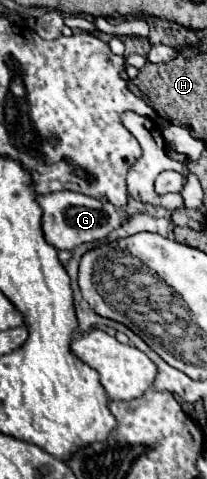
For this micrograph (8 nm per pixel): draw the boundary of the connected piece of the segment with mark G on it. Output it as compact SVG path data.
M59 191L49 195L37 197L39 205L43 207L43 231L45 239L55 245L57 249L69 249L73 251L77 245L103 241L111 231L121 227L127 217L119 213L115 205L109 205L109 201L99 201L95 197L75 193L75 191Z

